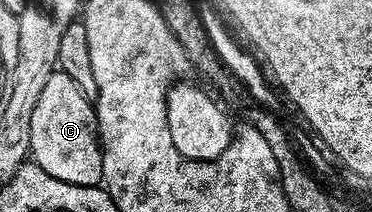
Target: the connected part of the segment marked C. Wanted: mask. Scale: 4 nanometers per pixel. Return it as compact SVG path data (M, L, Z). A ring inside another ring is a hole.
M55 70L32 111L30 153L48 176L77 186L97 186L102 181L102 147L98 137L98 115L91 99L80 92L76 80L63 70Z

